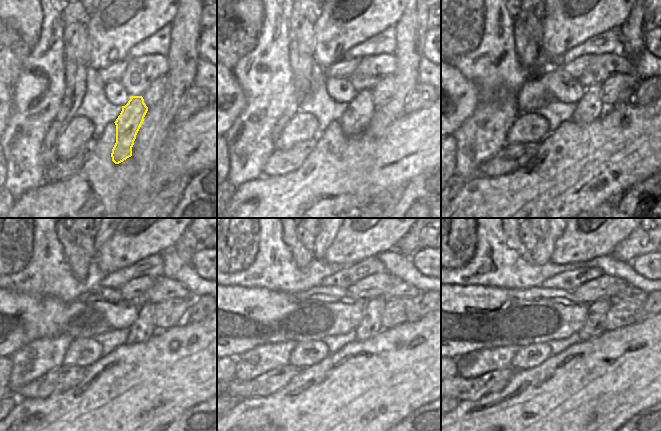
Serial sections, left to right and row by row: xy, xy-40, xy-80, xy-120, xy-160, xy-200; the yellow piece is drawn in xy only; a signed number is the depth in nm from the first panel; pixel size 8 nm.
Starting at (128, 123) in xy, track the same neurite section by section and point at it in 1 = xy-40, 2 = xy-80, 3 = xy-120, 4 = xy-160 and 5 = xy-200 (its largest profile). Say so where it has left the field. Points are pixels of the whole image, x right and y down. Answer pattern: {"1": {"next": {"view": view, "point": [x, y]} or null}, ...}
{"1": {"next": {"view": "xy-40", "point": [360, 111]}}, "2": {"next": {"view": "xy-80", "point": [589, 108]}}, "3": {"next": {"view": "xy-120", "point": [144, 327]}}, "4": {"next": {"view": "xy-160", "point": [371, 324]}}, "5": {"next": {"view": "xy-200", "point": [595, 324]}}}

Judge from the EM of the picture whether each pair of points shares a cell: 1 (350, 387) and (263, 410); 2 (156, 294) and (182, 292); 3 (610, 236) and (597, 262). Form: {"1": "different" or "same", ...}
{"1": "same", "2": "same", "3": "different"}

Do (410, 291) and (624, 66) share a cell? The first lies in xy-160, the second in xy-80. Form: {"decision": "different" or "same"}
{"decision": "same"}

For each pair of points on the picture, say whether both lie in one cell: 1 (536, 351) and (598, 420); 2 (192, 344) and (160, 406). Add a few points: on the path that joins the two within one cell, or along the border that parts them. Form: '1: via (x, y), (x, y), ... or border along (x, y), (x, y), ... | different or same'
1: border along (552, 354), (538, 365), (522, 369) | different
2: via (186, 359), (160, 385), (160, 391) | same

